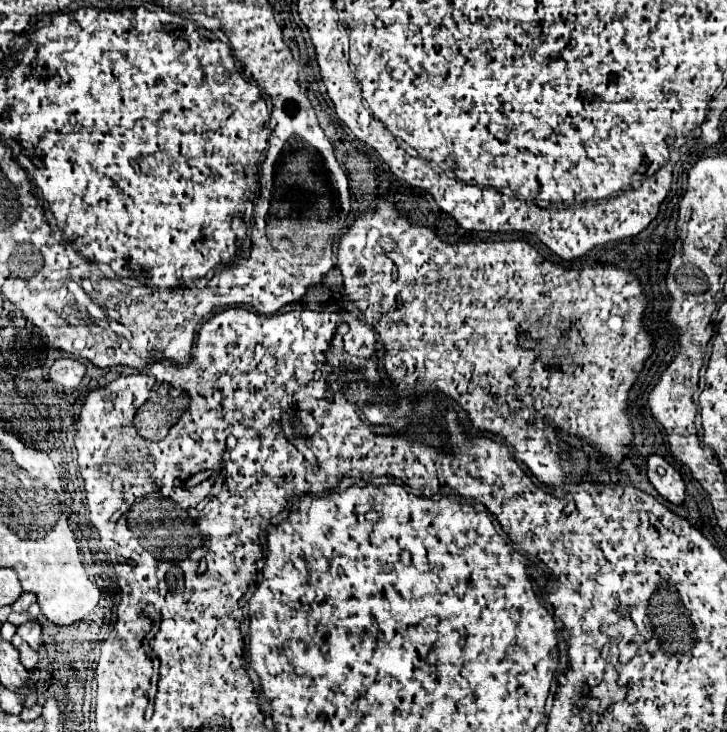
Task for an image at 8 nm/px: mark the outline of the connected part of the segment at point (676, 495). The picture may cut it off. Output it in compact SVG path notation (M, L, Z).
M651 455L647 463L649 463L649 469L647 469L649 481L657 489L657 493L675 505L683 505L685 503L685 483L681 475L659 455Z

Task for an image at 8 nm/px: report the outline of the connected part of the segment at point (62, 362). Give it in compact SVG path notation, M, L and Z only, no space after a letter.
M63 357L53 363L49 377L53 383L63 385L65 389L77 389L81 379L85 377L85 371L87 371L87 367L81 361L71 359L71 357Z

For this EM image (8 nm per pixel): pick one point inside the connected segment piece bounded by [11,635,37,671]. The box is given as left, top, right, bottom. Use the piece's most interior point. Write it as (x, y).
(28, 657)

